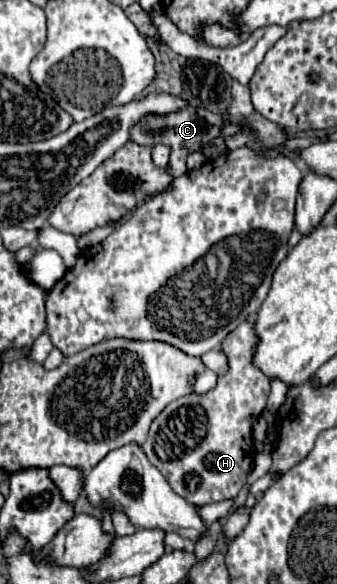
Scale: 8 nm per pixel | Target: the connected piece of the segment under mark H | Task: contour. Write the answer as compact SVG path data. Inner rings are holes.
M256 314L248 316L222 344L230 360L230 370L218 378L216 388L168 404L154 418L142 446L148 460L166 476L172 490L194 506L236 498L252 470L252 424L266 408L270 392L268 376L252 362L260 342L254 322Z

